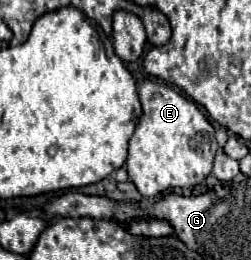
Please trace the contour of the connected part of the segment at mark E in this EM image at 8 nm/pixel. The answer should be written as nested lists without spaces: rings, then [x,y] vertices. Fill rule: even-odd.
[[[147,79],[139,87],[139,99],[143,105],[143,115],[133,137],[129,139],[129,155],[125,161],[129,181],[133,181],[137,191],[145,197],[203,183],[211,173],[217,151],[215,129],[209,119],[191,99],[153,79]]]

